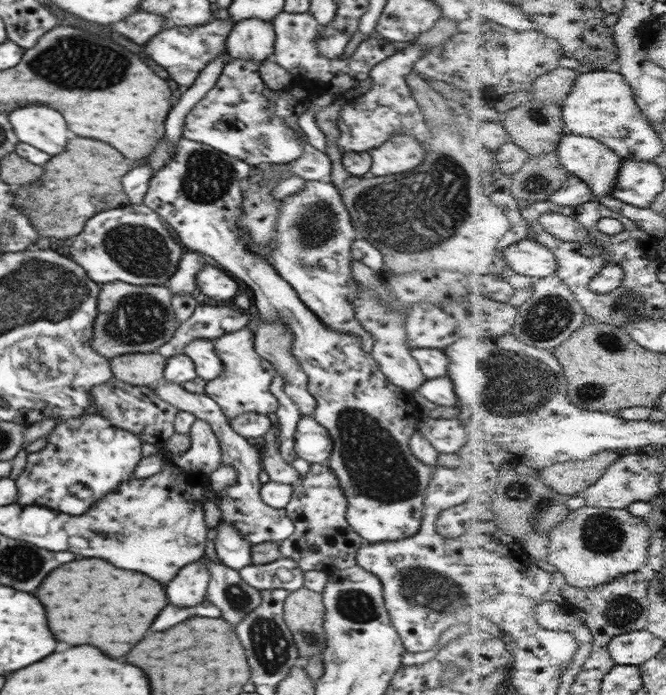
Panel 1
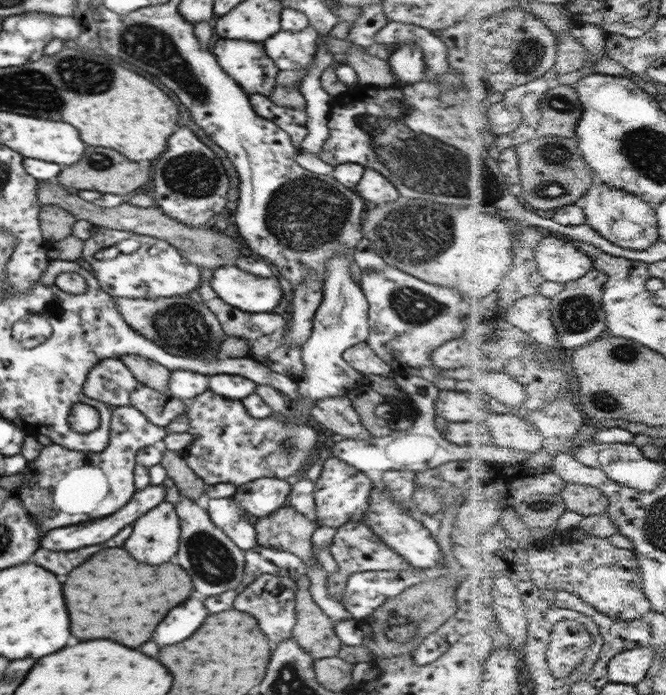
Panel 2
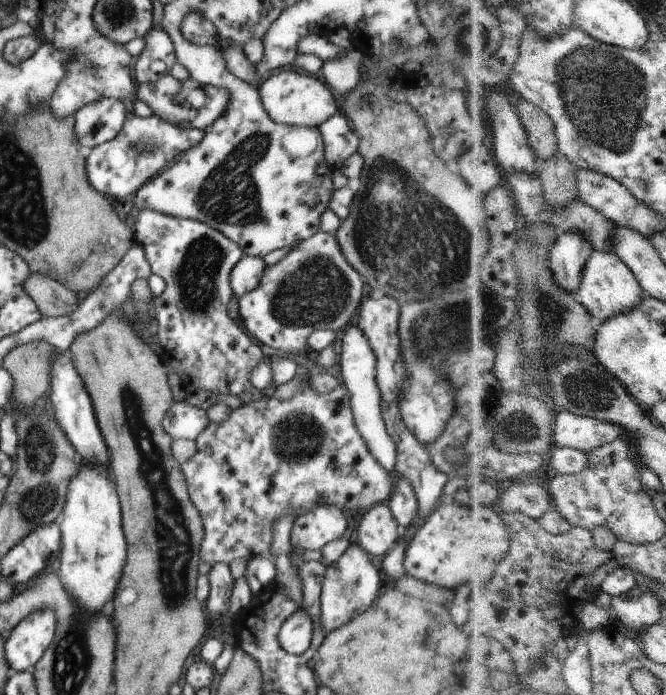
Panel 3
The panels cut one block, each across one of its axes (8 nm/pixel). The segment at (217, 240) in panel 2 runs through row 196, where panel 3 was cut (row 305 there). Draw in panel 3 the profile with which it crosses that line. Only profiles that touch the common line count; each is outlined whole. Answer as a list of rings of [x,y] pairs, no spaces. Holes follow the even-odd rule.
[[[31,272],[26,279],[25,290],[43,316],[69,317],[81,305],[77,293],[54,282],[54,278],[38,273]]]

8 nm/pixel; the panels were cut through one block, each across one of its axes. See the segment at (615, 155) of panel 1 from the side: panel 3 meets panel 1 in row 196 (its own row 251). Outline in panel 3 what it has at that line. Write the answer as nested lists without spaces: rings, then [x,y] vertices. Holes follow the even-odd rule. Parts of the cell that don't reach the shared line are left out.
[[[595,250],[586,265],[584,280],[576,297],[590,310],[597,324],[602,325],[618,315],[631,313],[646,300],[647,295],[637,274],[620,255]]]

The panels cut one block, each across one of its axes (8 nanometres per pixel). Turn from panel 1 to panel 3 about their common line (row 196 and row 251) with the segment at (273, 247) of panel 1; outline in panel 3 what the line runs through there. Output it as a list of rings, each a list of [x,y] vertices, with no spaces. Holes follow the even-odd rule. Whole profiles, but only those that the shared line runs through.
[[[319,230],[291,248],[275,265],[265,268],[258,288],[239,299],[239,312],[252,338],[288,354],[297,354],[308,349],[307,340],[313,332],[337,331],[350,326],[367,293],[366,282],[345,259],[336,236]]]

